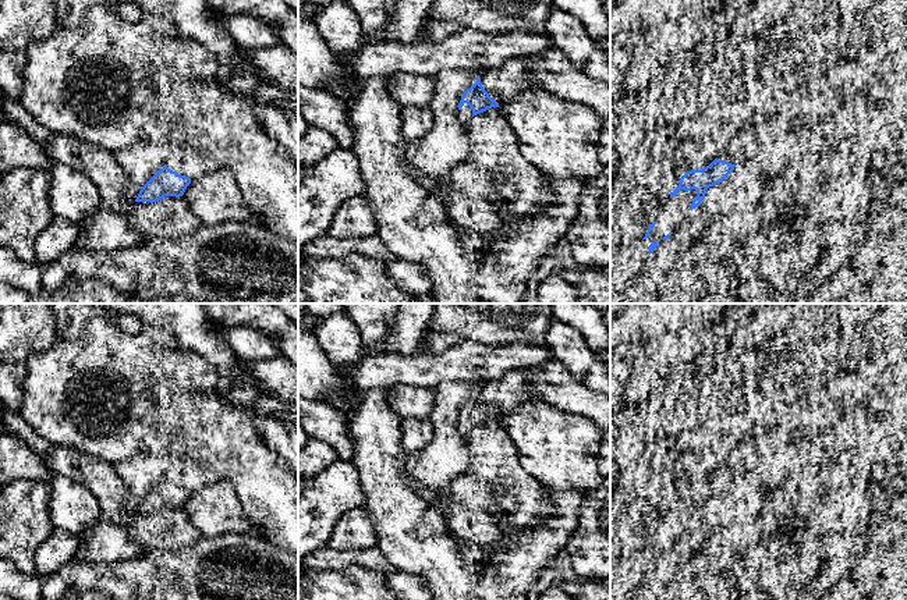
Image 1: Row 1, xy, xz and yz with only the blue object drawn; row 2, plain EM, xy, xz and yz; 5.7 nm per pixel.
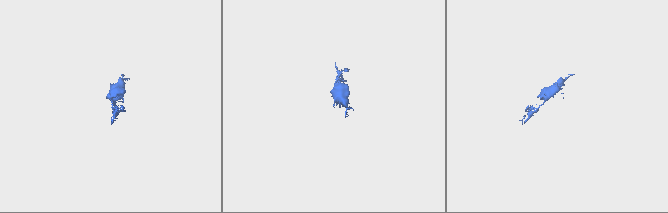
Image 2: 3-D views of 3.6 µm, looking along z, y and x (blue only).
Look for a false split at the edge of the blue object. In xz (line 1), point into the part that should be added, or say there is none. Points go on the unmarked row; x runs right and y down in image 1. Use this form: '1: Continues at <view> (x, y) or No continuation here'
1: Continues at xz (466, 425)

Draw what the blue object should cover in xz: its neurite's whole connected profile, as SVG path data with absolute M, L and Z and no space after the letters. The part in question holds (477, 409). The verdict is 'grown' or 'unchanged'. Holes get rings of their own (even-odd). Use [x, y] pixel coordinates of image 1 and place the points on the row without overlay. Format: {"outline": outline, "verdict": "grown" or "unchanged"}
{"outline": "M478 387L478 393L464 404L458 415L458 429L465 444L468 443L471 430L474 427L492 419L499 419L499 415L483 401Z", "verdict": "grown"}

